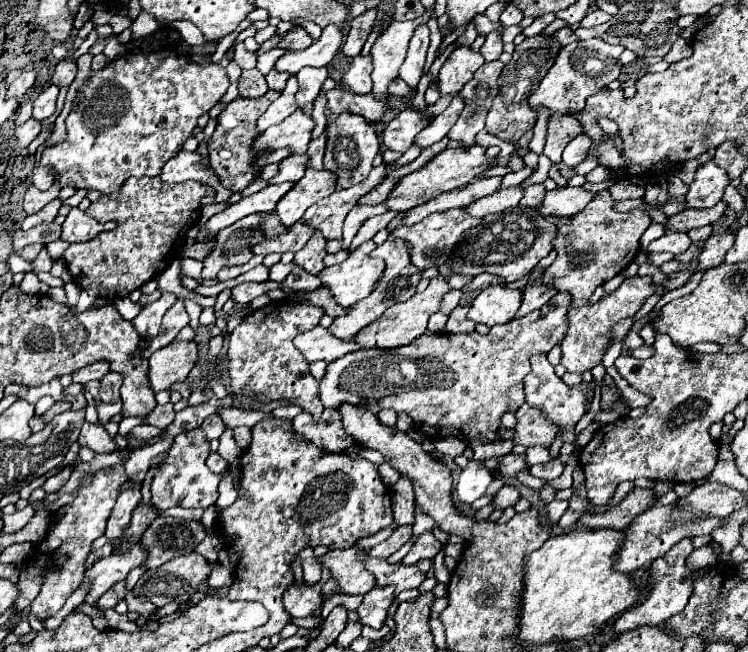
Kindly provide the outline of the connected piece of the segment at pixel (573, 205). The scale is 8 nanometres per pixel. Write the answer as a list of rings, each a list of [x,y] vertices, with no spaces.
[[[555,188],[551,192],[547,192],[543,204],[537,208],[543,216],[549,214],[561,214],[561,216],[571,216],[577,214],[579,210],[585,210],[587,202],[591,202],[591,198],[595,198],[597,192],[587,192],[583,188]]]

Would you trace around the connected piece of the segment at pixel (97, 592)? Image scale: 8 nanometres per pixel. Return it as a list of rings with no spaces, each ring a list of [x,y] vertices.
[[[135,544],[127,552],[113,554],[109,558],[101,558],[99,562],[95,562],[95,566],[85,572],[85,580],[93,584],[85,602],[95,604],[97,598],[101,598],[115,582],[125,580],[133,568],[143,564],[143,560],[147,560],[147,550]]]

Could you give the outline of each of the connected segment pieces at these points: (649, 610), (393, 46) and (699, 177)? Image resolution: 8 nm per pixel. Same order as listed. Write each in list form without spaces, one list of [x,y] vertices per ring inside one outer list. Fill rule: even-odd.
[[[683,538],[663,558],[653,562],[653,566],[649,568],[651,588],[647,590],[645,600],[641,600],[639,604],[635,604],[631,610],[623,612],[617,618],[617,622],[615,622],[615,632],[617,634],[639,628],[639,626],[661,626],[661,624],[667,622],[667,618],[679,614],[687,606],[687,600],[691,596],[691,590],[693,590],[693,572],[687,570],[685,558],[687,558],[687,554],[691,554],[691,550],[693,550],[691,538]]]
[[[425,12],[423,16],[409,20],[409,22],[393,22],[373,44],[371,58],[375,64],[373,70],[373,94],[379,96],[379,100],[389,98],[389,84],[397,78],[397,72],[405,60],[409,40],[417,26],[427,24],[431,18],[431,12]]]
[[[713,160],[701,164],[695,172],[695,180],[689,186],[689,194],[685,196],[689,208],[711,208],[721,198],[725,188],[729,186],[729,176],[723,168],[715,166]]]

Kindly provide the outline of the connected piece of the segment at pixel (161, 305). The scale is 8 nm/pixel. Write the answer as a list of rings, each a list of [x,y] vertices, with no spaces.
[[[163,292],[161,298],[157,302],[153,302],[151,306],[147,306],[145,310],[141,310],[141,314],[133,320],[135,330],[145,338],[145,344],[151,342],[151,338],[155,338],[159,334],[159,326],[161,326],[161,318],[163,314],[177,302],[175,294]]]

